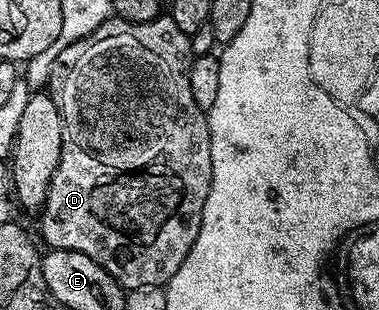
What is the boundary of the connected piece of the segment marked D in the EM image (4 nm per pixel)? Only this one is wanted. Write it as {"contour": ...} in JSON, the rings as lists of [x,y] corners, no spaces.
{"contour":[[[161,16],[146,24],[117,21],[115,25],[113,30],[104,28],[95,36],[70,44],[59,52],[57,60],[54,61],[46,90],[52,95],[62,120],[62,152],[38,217],[40,234],[49,242],[47,245],[51,249],[73,250],[90,256],[90,260],[106,268],[106,272],[114,276],[117,284],[129,291],[147,286],[164,286],[172,279],[174,272],[178,272],[182,260],[186,260],[190,248],[198,240],[206,196],[212,187],[212,151],[208,115],[198,108],[198,104],[194,104],[194,96],[190,96],[188,73],[194,57],[191,37],[182,33],[171,16]]]}

